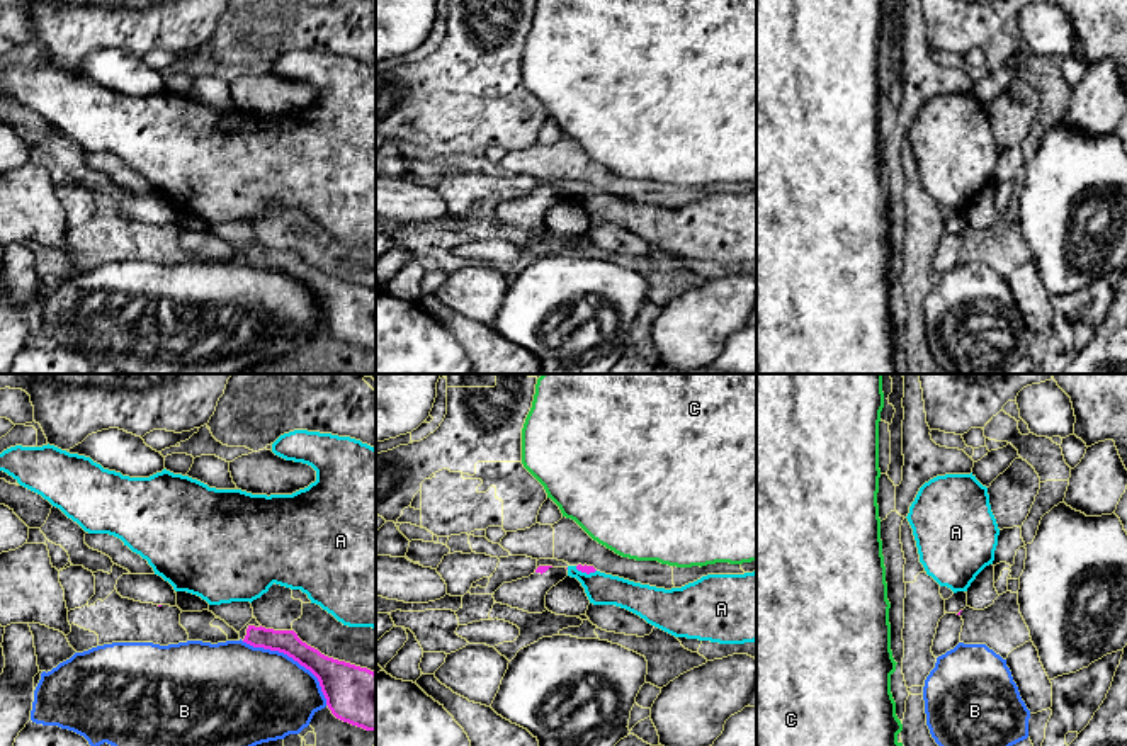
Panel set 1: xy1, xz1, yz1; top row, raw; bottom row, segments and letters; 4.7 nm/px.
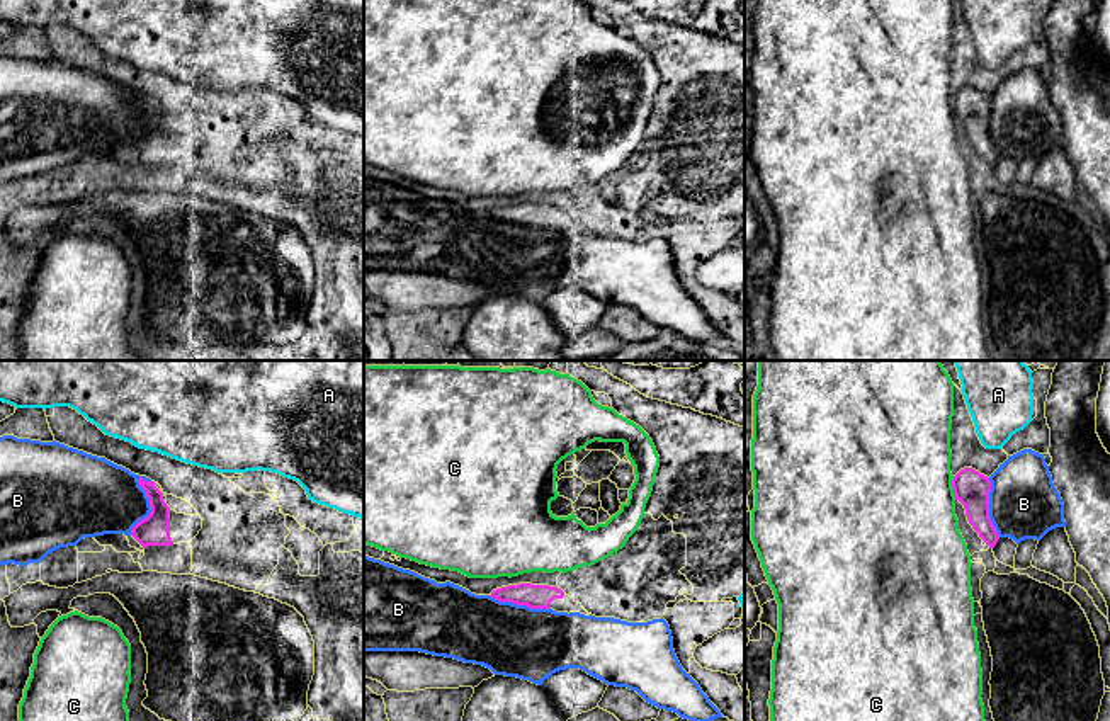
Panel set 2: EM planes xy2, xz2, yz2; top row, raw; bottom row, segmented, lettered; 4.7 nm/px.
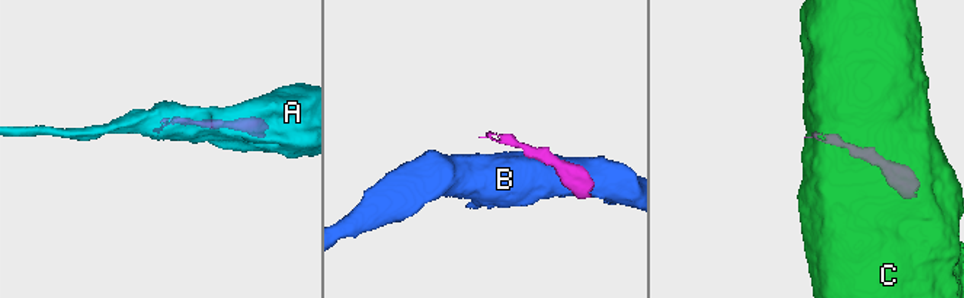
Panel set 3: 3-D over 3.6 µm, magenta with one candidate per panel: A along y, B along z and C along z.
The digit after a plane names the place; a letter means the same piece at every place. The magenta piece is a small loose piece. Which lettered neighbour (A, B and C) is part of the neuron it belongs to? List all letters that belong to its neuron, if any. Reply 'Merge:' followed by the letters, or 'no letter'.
Merge: no letter

